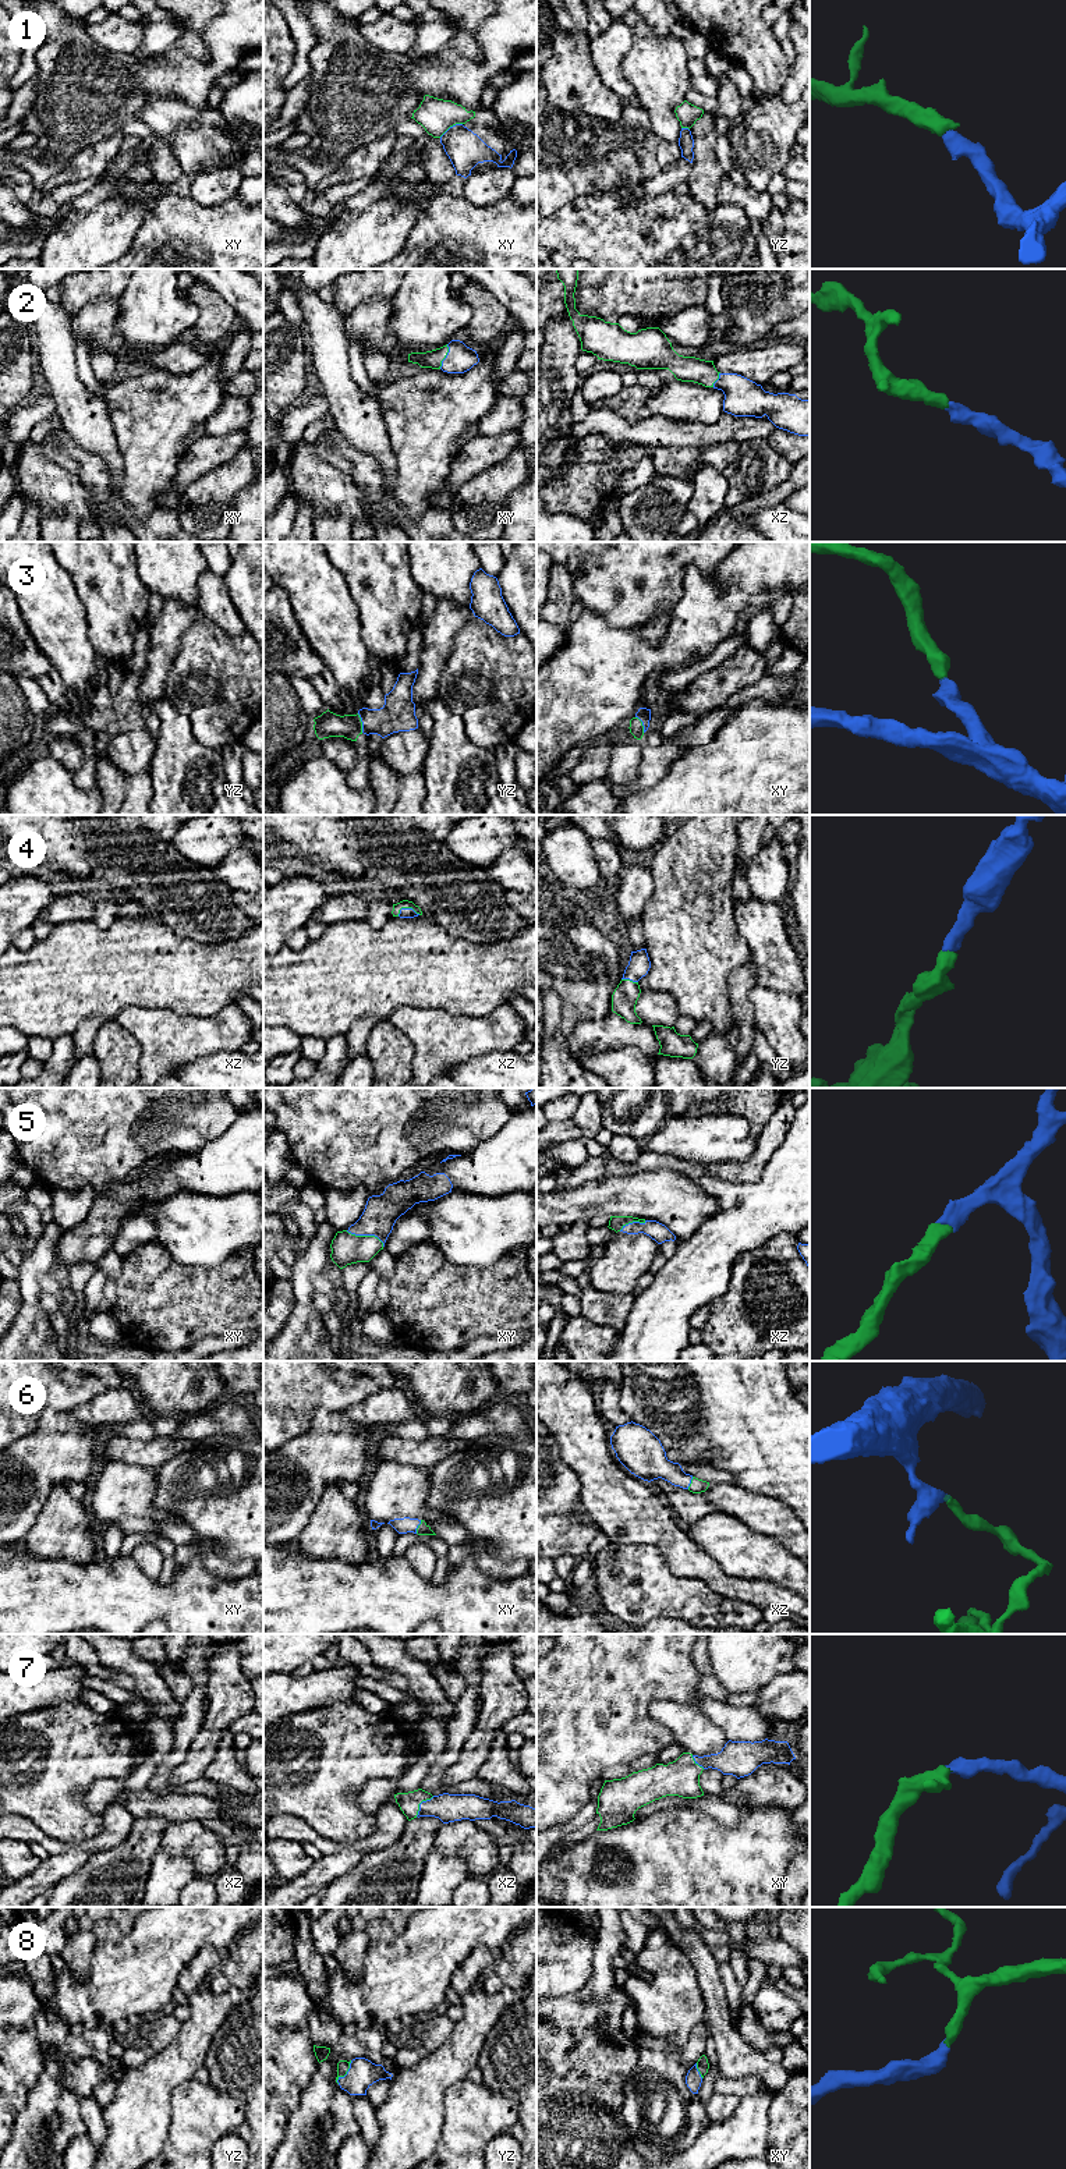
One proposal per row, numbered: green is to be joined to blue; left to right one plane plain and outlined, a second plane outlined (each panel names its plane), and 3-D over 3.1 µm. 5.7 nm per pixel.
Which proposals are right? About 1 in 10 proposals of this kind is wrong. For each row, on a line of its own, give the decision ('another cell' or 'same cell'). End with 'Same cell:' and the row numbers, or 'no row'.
1: same cell
2: same cell
3: same cell
4: same cell
5: same cell
6: same cell
7: same cell
8: same cell
Same cell: 1, 2, 3, 4, 5, 6, 7, 8

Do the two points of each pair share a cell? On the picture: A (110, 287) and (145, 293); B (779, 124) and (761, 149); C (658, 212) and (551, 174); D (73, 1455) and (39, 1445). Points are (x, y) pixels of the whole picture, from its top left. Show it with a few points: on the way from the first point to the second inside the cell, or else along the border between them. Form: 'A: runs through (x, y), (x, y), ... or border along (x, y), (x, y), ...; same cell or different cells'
A: border along (128, 283), (119, 298); different cells
B: runs through (774, 130), (761, 144); same cell
C: border along (629, 185), (580, 195), (573, 201); different cells
D: runs through (64, 1452), (48, 1452); same cell

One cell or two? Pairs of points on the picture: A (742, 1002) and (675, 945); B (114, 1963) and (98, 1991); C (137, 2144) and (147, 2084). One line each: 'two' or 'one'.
A: two
B: one
C: one

